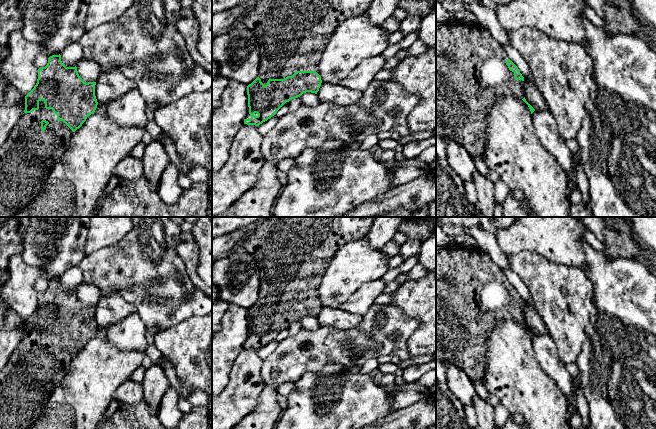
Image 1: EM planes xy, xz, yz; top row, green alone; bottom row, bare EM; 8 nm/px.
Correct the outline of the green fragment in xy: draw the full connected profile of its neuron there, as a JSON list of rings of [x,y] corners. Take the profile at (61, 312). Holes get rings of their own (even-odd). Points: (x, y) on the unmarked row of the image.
[[[60,278],[50,280],[47,289],[38,293],[37,307],[25,320],[23,340],[0,371],[0,429],[28,429],[38,419],[73,357],[95,336],[95,309],[84,306],[76,290],[66,291]]]

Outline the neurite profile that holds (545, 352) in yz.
[[[535,334],[531,338],[535,360],[564,393],[570,405],[574,403],[575,386],[578,380],[574,379],[566,370],[558,357],[558,352],[549,334]]]

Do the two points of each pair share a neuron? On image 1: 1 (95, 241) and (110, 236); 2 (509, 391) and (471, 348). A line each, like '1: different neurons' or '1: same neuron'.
1: same neuron
2: different neurons

